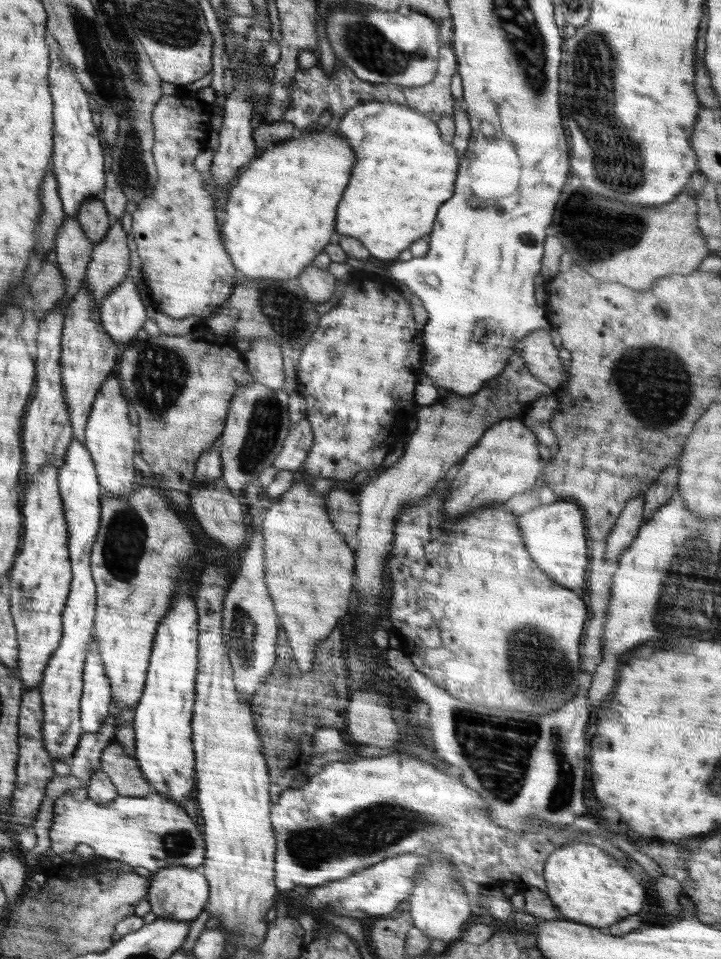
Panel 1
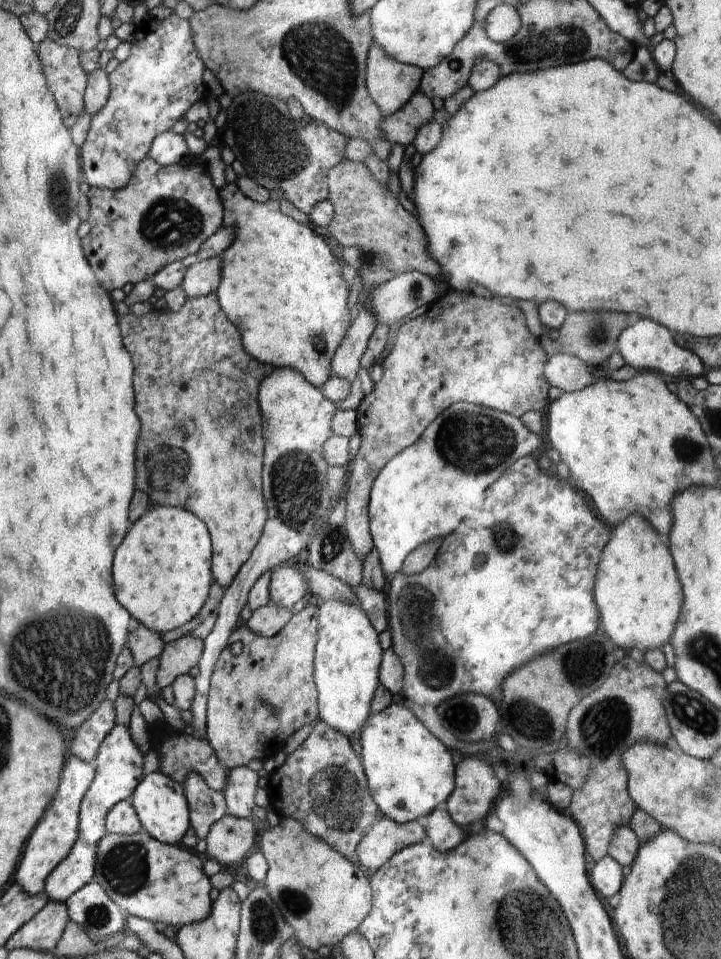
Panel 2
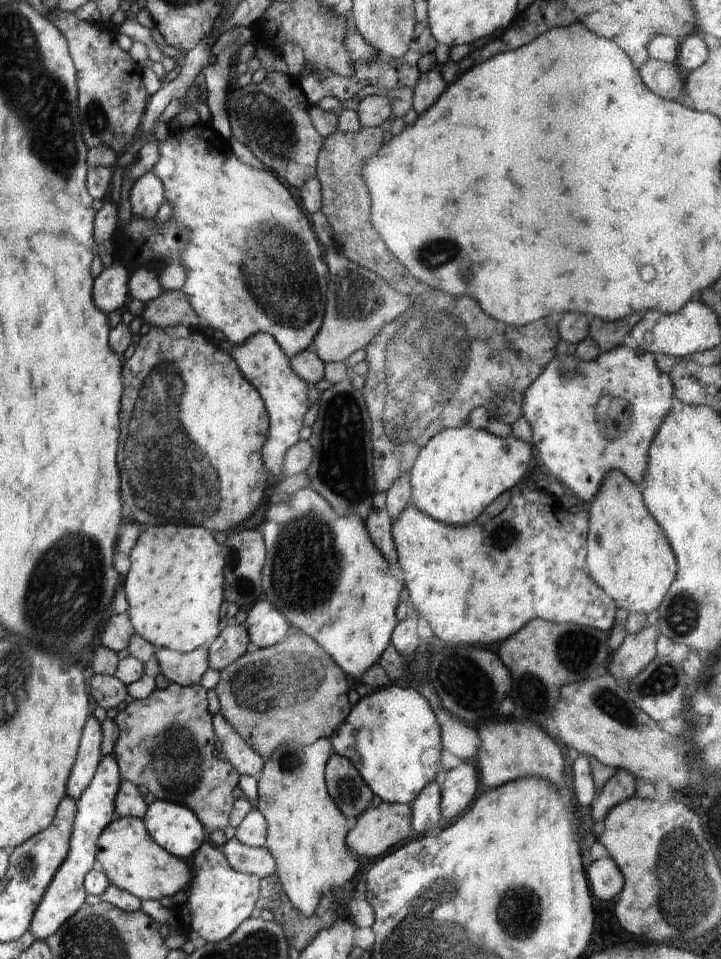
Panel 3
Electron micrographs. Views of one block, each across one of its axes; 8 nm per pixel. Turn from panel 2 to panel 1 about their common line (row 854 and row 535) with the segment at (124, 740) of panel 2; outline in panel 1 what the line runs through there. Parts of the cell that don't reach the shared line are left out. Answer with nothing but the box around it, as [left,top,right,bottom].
[39,438,102,762]

